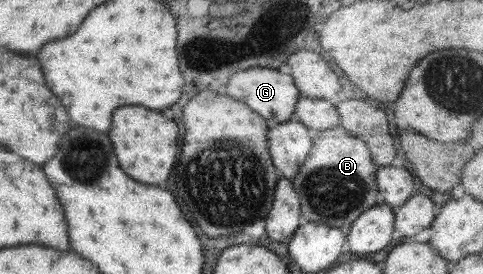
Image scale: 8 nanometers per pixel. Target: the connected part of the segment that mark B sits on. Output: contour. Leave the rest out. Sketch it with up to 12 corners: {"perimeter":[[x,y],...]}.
{"perimeter":[[314,136],[292,179],[304,219],[346,235],[379,203],[367,146]]}

